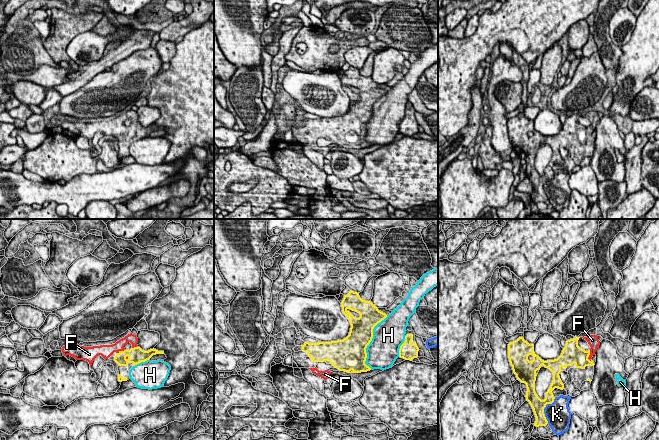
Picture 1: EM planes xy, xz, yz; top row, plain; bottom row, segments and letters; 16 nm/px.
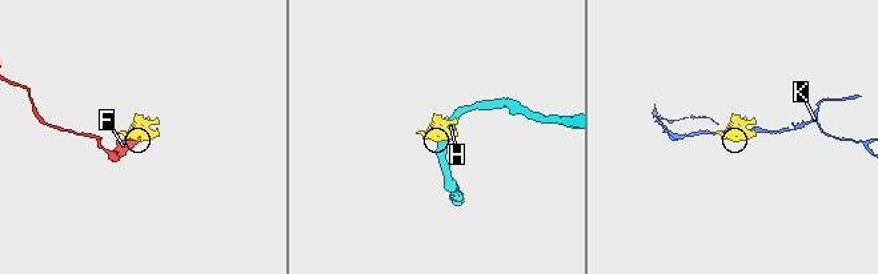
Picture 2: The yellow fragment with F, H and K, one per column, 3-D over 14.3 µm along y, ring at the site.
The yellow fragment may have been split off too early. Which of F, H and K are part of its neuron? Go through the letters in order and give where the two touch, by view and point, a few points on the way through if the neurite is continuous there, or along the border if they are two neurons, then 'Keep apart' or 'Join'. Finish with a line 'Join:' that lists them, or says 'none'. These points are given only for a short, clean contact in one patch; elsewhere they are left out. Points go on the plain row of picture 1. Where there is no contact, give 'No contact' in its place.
F: Touches yellow at yz (588, 132). Join
H: Touches yellow at xz (370, 117). Keep apart
K: Touches yellow at yz (543, 185). Keep apart
Join: F

